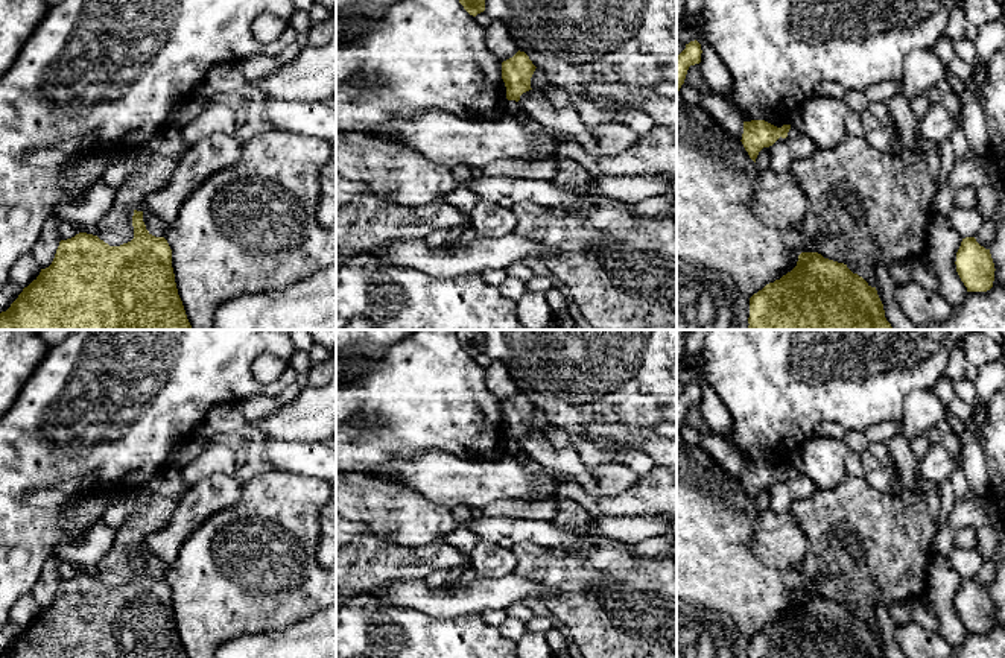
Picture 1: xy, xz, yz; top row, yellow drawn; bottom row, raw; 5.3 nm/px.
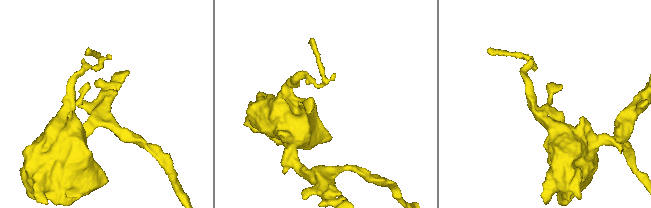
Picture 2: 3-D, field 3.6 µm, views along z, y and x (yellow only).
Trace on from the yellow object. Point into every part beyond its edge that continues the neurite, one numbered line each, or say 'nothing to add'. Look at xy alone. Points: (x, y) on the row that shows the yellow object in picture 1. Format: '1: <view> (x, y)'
nothing to add

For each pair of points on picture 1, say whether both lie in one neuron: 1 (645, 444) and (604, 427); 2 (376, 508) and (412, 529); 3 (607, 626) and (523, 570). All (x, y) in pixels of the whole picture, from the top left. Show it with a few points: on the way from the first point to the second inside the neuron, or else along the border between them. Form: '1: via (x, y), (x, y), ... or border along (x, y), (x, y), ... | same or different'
1: via (634, 438), (615, 432) | same
2: via (385, 511), (397, 514), (403, 520) | same
3: via (586, 605), (551, 570), (545, 570) | same

